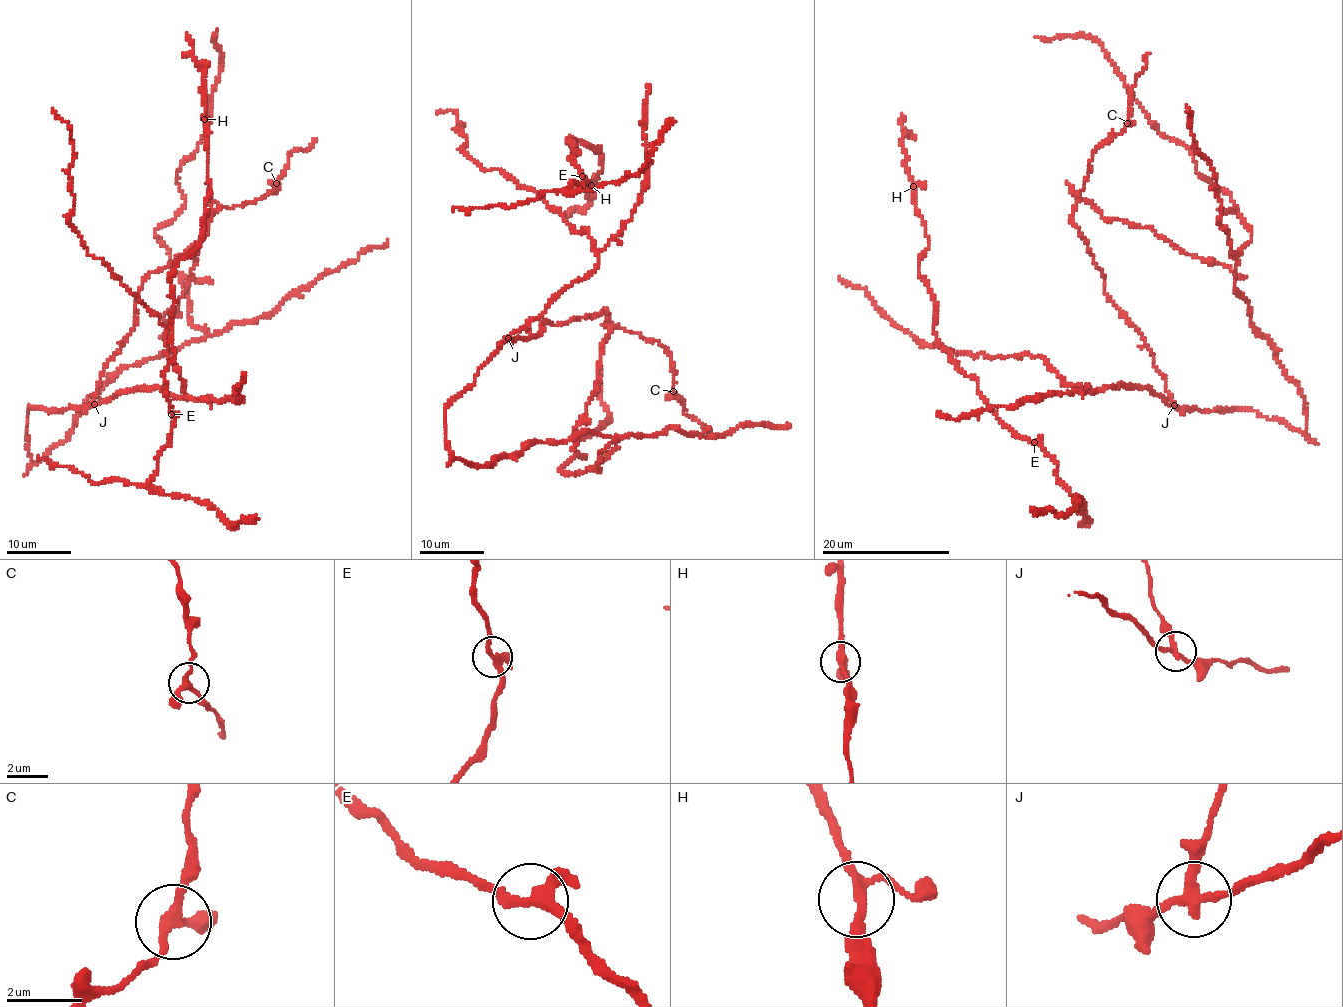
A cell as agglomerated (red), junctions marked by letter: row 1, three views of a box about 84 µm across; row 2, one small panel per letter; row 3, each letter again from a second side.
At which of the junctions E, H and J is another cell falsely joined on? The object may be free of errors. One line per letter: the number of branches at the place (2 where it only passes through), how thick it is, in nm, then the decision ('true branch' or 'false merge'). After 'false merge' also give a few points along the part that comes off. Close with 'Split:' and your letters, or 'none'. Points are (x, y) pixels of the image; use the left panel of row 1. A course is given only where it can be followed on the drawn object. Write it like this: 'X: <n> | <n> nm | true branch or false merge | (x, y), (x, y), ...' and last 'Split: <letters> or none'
E: 3 | 240 nm | true branch
H: 3 | 240 nm | true branch
J: 3 | 240 nm | false merge | (94, 404), (105, 365), (135, 324), (143, 280), (207, 234), (217, 203), (160, 337)
Split: J

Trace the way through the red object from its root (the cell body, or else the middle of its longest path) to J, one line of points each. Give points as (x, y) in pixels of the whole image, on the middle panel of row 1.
J: (452, 401), (470, 386), (479, 369), (508, 339)

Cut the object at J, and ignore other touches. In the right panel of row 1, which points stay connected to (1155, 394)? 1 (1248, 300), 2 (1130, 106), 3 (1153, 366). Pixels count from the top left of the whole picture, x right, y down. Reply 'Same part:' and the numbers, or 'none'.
Same part: 1

